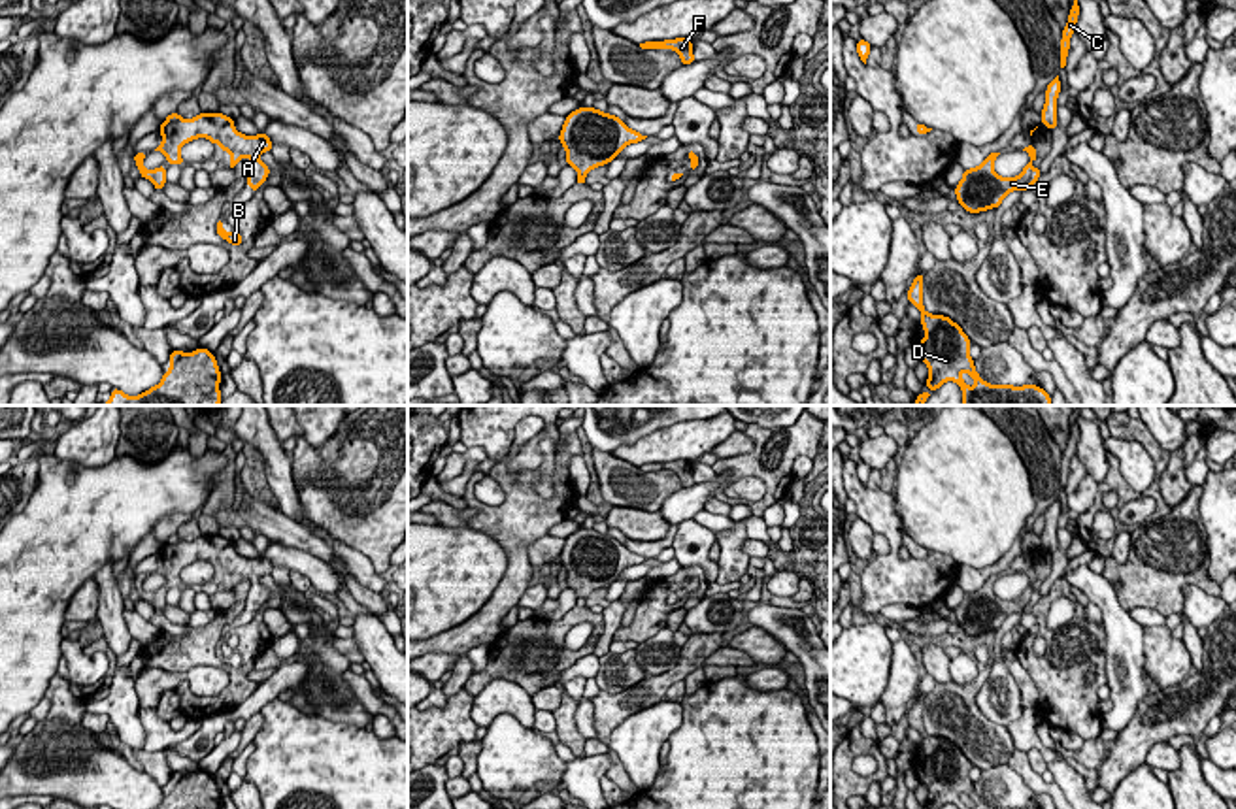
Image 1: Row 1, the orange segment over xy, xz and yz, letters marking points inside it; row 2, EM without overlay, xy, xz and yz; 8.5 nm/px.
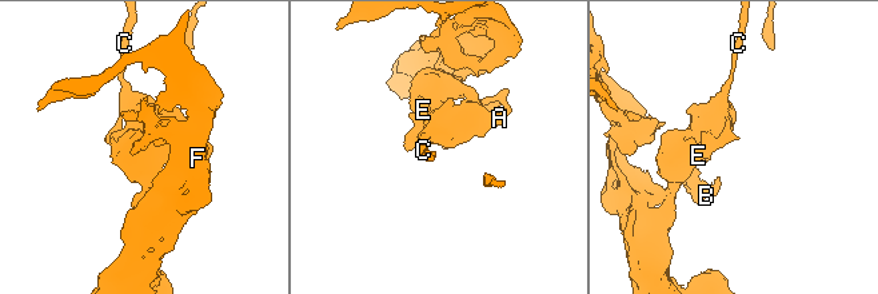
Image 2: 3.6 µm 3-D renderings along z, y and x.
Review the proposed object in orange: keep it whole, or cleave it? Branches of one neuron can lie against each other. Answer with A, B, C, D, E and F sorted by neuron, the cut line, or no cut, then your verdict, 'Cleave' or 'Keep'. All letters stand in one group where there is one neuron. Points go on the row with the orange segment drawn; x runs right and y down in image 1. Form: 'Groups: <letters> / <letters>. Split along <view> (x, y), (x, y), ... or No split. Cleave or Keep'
Groups: A B D E F / C. Split along yz (1033, 168), (1021, 187). Cleave

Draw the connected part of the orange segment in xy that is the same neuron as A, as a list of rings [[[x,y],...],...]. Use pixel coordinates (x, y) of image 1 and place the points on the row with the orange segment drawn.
[[[202,111],[194,119],[181,117],[174,123],[162,121],[159,132],[162,136],[162,143],[155,151],[160,151],[168,164],[183,166],[185,162],[179,155],[181,147],[192,140],[206,138],[213,145],[219,143],[221,151],[230,153],[230,168],[234,168],[243,157],[251,158],[245,183],[253,192],[257,192],[270,175],[270,168],[259,158],[259,155],[272,151],[272,140],[264,132],[257,136],[238,132],[234,119],[219,111]]]

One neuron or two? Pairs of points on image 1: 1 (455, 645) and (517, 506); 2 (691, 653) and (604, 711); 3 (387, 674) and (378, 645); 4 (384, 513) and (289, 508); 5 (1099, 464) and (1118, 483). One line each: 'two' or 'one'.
1: one
2: one
3: one
4: two
5: two

